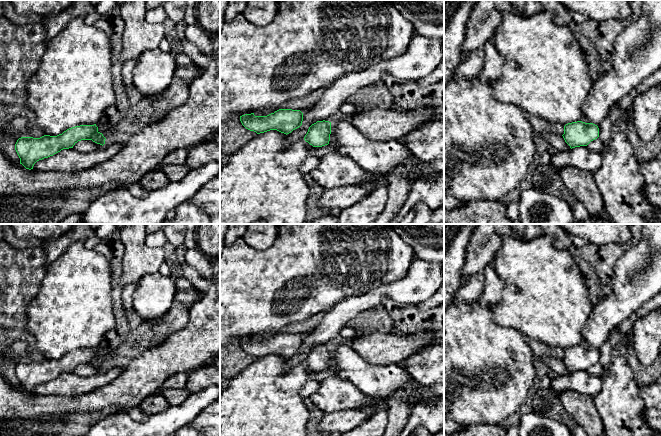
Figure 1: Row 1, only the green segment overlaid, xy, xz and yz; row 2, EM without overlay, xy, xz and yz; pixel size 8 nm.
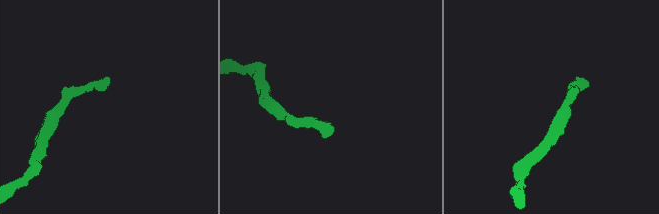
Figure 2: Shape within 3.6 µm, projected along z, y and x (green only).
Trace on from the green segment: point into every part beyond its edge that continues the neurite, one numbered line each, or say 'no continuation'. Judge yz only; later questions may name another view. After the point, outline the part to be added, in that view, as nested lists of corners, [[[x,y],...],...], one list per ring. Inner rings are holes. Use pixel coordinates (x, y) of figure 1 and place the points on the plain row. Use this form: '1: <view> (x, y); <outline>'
1: yz (637, 273); [[[643,224],[639,242],[618,258],[612,280],[612,291],[594,305],[582,328],[583,339],[589,347],[599,349],[614,328],[633,312],[661,292],[661,224]]]

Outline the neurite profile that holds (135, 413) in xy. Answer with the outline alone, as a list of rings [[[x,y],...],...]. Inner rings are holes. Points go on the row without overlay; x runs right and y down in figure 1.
[[[132,407],[127,410],[127,414],[130,416],[130,418],[136,422],[142,422],[145,421],[148,418],[148,415],[146,415],[140,407]]]

